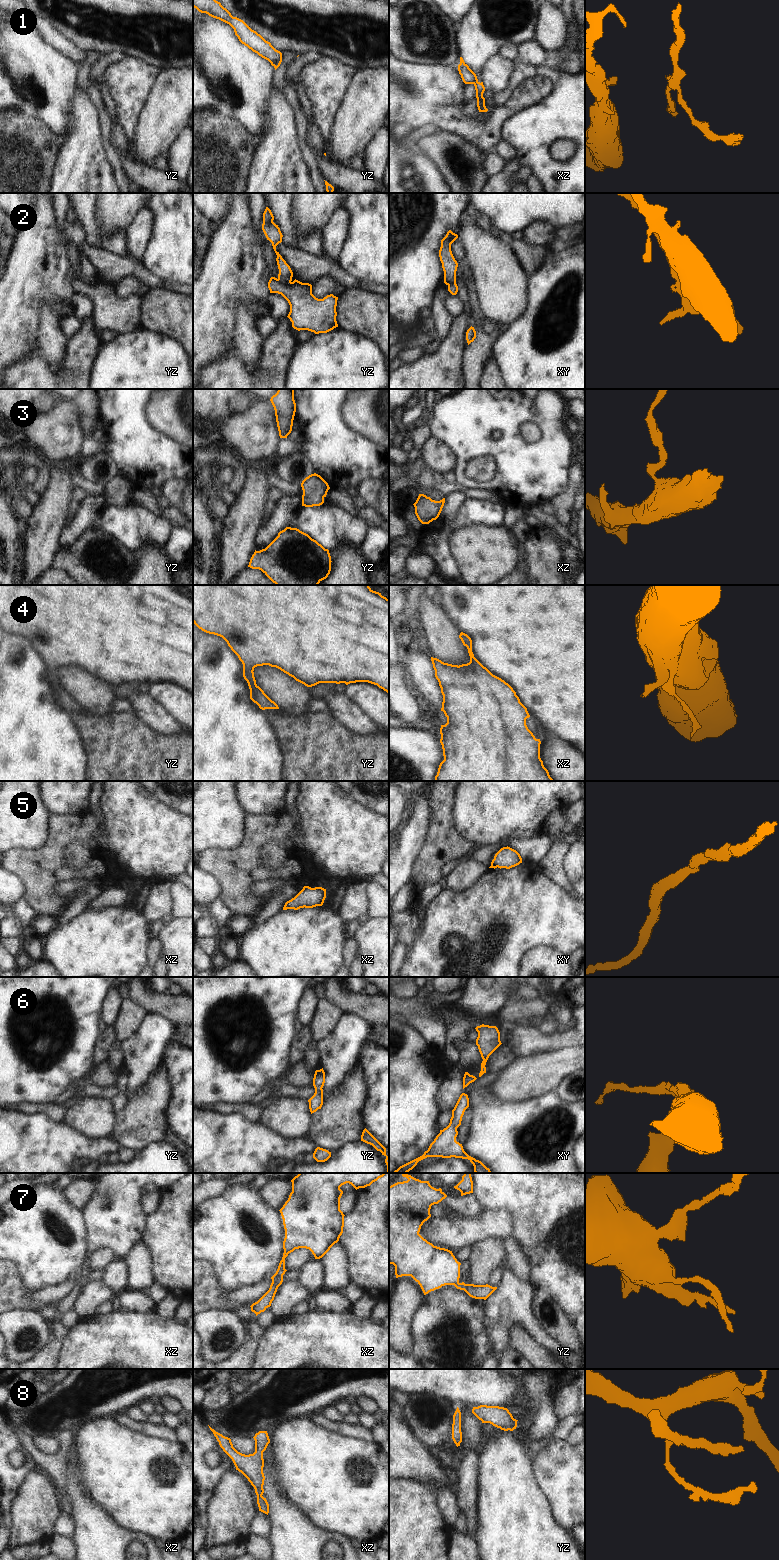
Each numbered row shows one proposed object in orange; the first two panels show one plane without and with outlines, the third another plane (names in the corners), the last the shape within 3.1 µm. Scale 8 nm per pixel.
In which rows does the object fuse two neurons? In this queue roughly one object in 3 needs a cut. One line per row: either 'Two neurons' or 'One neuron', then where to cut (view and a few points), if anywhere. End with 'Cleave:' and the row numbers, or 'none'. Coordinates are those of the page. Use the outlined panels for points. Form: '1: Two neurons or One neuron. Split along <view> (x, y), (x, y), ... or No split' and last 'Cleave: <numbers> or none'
1: Two neurons. Split along xz (476, 76), (472, 83)
2: Two neurons. Split along yz (277, 279), (283, 283), (290, 282)
3: One neuron. No split
4: One neuron. No split
5: One neuron. No split
6: One neuron. No split
7: One neuron. No split
8: One neuron. No split
Cleave: 1, 2

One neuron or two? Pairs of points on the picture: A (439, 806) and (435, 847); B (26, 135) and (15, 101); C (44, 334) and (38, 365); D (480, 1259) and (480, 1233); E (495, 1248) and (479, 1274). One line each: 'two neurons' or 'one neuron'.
A: one neuron
B: two neurons
C: two neurons
D: two neurons
E: one neuron

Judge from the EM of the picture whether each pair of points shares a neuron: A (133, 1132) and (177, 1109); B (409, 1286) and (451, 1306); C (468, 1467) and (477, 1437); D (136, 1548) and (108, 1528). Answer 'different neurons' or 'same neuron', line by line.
A: different neurons
B: different neurons
C: same neuron
D: same neuron

